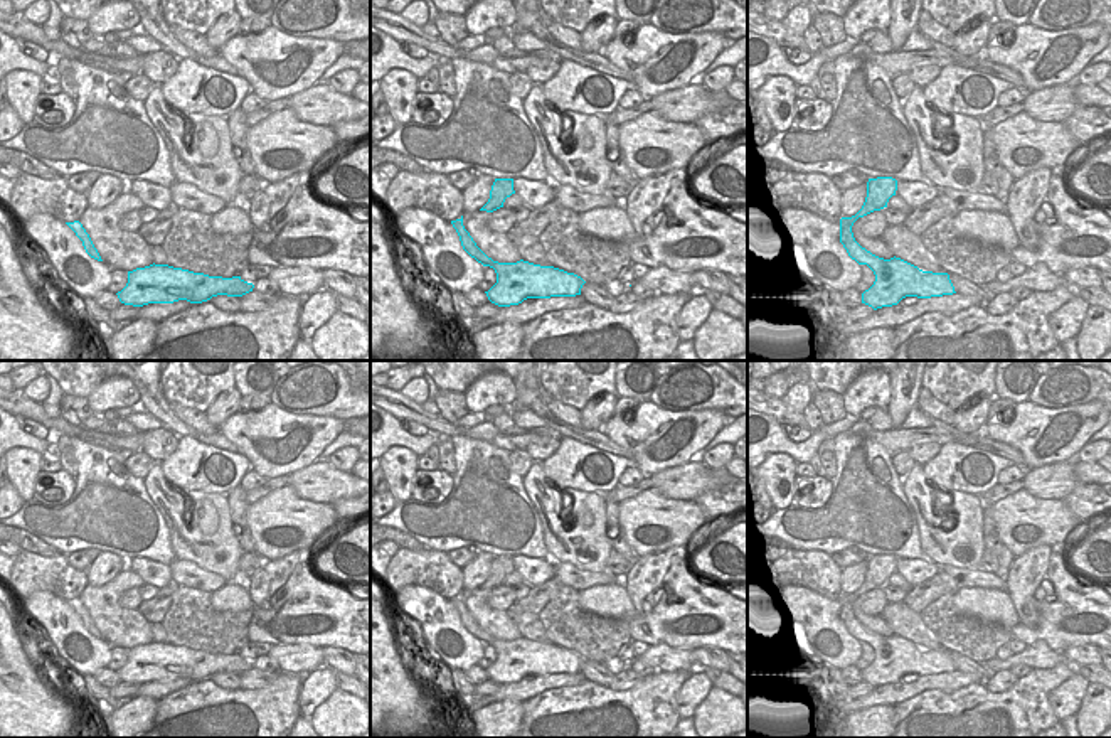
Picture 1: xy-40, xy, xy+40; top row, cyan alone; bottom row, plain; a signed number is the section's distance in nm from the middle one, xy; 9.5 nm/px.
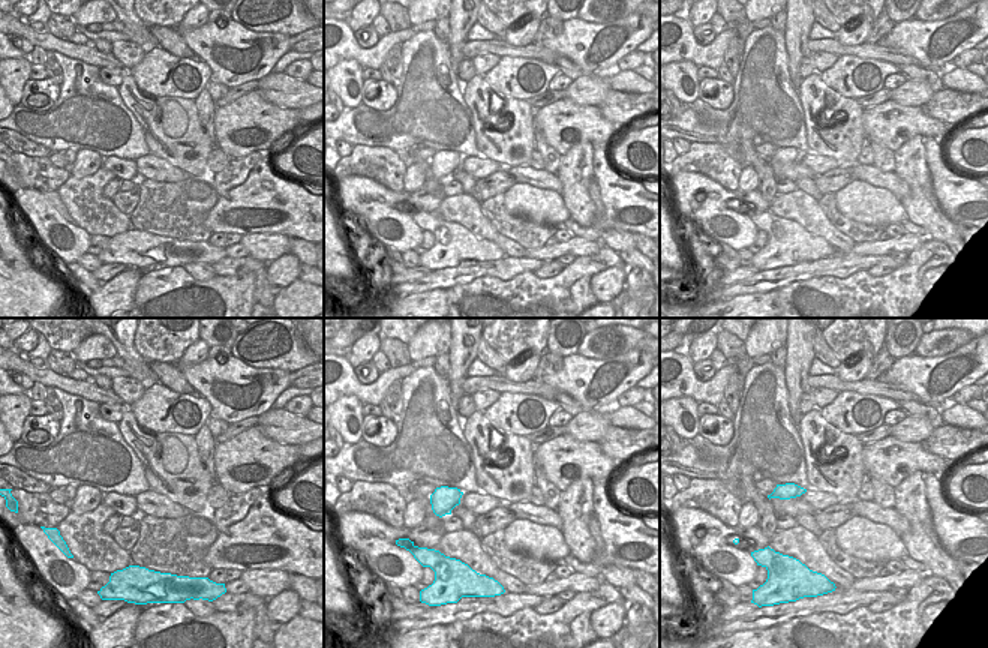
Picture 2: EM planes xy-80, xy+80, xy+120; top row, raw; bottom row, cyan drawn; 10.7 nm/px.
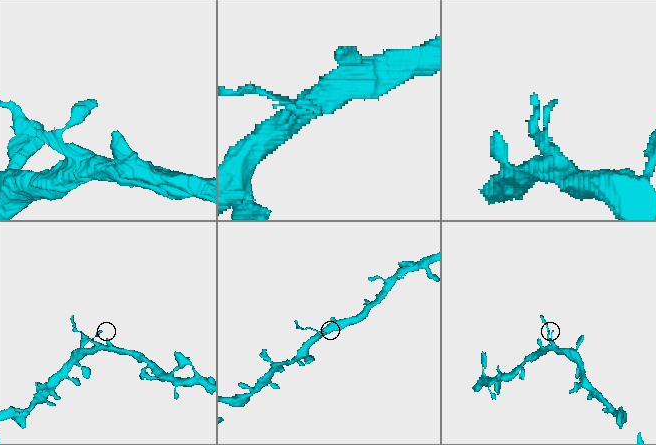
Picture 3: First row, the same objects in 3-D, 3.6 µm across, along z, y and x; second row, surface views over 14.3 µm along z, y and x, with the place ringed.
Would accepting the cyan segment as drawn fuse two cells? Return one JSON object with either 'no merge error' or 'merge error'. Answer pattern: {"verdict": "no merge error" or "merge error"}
{"verdict": "merge error"}

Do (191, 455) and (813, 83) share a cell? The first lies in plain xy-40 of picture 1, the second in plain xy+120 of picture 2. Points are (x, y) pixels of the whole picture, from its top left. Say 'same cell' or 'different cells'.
different cells

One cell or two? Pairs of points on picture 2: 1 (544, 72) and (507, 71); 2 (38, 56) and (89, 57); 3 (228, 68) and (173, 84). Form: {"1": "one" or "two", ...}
{"1": "one", "2": "two", "3": "two"}

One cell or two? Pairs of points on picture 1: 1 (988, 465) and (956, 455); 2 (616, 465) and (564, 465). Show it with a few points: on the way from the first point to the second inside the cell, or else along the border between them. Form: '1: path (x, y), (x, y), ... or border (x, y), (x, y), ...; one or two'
1: path (980, 465), (965, 464); one
2: path (611, 482), (598, 487), (584, 479), (576, 479); one

